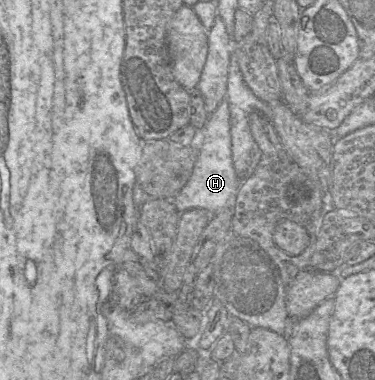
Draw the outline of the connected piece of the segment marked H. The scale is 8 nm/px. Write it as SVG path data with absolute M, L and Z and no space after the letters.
M227 99L210 114L205 126L197 130L198 158L188 182L173 198L173 204L179 213L200 208L215 214L234 201L242 183L232 161L230 111Z

